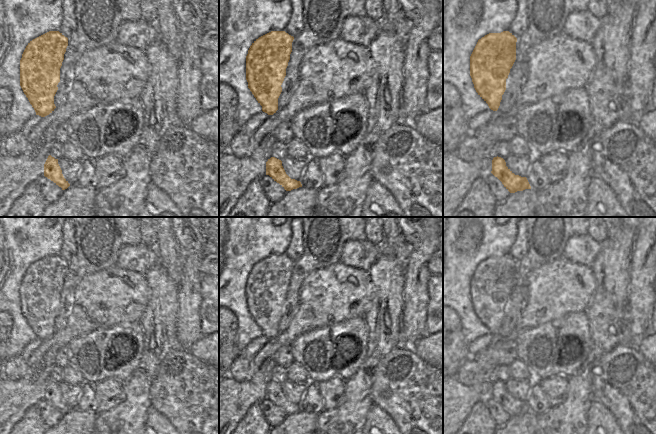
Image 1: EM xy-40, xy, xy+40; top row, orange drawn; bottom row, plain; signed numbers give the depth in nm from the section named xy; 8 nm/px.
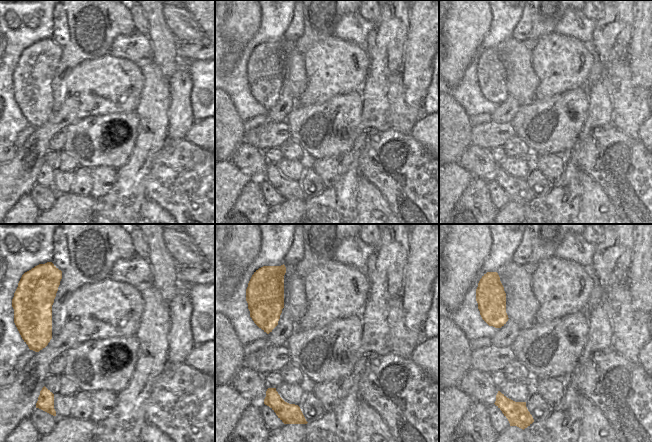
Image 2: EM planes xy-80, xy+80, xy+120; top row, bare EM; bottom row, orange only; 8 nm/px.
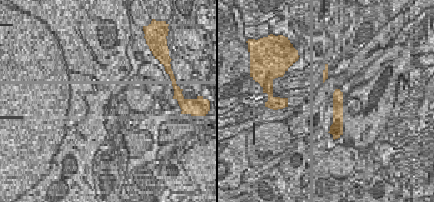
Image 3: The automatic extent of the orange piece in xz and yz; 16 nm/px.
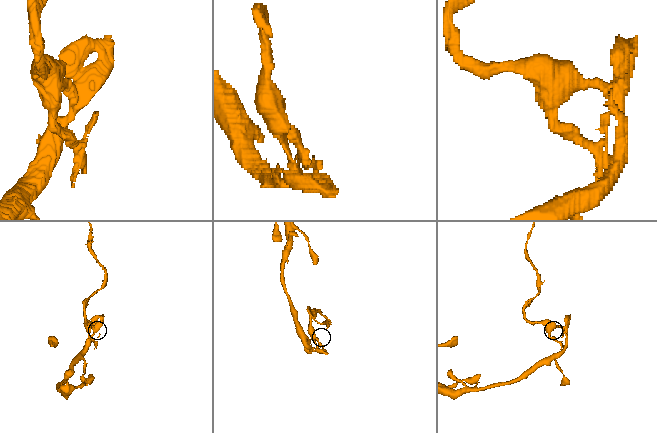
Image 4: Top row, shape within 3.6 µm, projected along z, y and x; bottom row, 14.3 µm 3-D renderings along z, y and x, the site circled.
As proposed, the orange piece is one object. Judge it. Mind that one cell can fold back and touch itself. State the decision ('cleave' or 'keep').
cleave

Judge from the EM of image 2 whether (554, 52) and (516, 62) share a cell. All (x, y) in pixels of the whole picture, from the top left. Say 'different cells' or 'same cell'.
different cells

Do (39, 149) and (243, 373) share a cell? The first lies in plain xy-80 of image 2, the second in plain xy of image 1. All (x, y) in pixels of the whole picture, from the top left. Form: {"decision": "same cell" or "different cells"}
{"decision": "different cells"}

